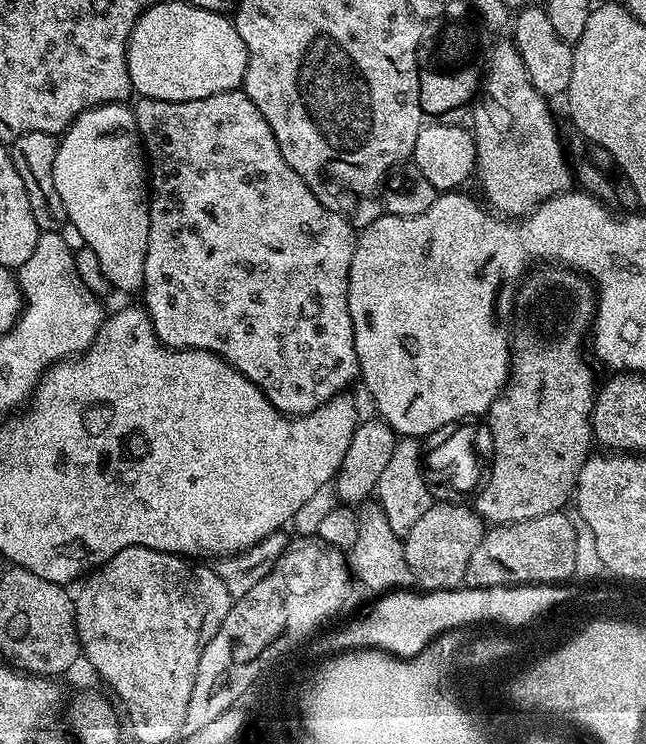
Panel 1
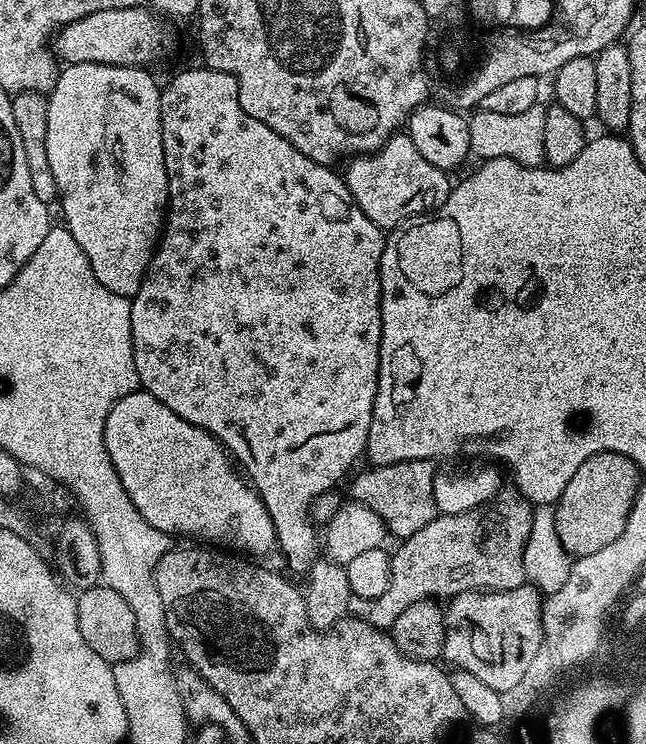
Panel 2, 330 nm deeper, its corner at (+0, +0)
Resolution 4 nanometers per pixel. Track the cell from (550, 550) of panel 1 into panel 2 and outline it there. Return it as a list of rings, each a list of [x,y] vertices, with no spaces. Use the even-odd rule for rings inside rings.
[[[525,582],[512,590],[501,592],[463,592],[451,597],[444,613],[444,651],[443,659],[449,660],[453,669],[474,674],[486,682],[494,691],[504,692],[520,681],[525,669],[533,661],[534,654],[538,653],[540,644],[544,642],[542,630],[542,612],[544,600],[537,588]]]

